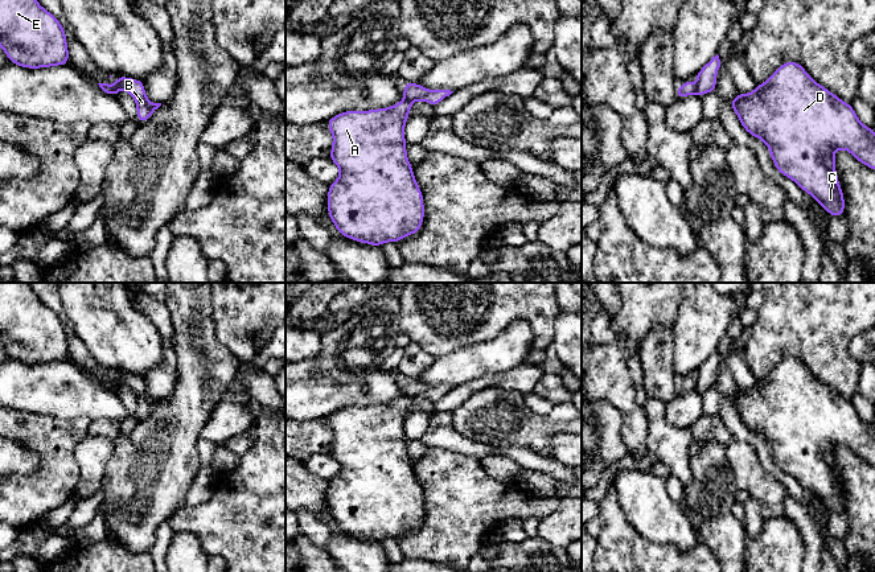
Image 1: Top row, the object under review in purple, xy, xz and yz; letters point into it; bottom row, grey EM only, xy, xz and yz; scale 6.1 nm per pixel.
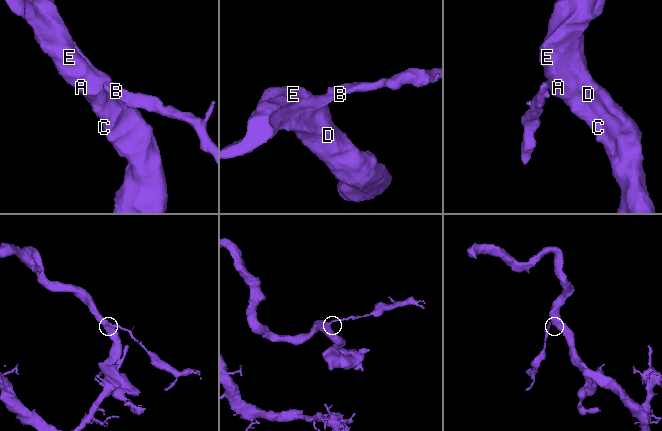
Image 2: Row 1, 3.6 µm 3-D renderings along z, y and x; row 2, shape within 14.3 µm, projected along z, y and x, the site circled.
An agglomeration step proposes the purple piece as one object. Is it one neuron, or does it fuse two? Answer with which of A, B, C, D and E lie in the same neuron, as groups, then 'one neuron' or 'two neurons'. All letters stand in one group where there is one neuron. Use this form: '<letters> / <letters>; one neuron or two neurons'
A C D E / B; two neurons

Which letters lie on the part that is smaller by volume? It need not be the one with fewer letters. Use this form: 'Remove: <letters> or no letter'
Remove: B

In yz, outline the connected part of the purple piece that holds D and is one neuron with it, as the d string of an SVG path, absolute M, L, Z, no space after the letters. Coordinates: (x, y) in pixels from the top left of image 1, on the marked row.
M796 61L784 62L751 94L738 92L728 104L743 128L763 140L776 169L810 194L831 217L845 215L834 153L846 149L854 159L875 170L875 132L860 123L850 103L818 85Z

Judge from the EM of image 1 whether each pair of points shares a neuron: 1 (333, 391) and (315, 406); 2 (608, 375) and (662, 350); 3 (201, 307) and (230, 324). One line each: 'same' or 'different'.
1: same
2: different
3: different

